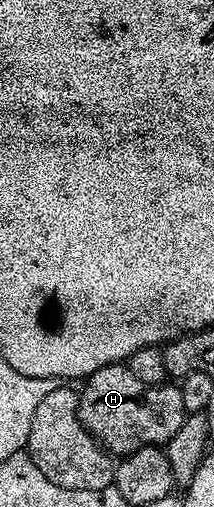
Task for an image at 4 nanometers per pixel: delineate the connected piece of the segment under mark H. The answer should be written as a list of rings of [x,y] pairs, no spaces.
[[[109,363],[104,369],[96,369],[96,373],[92,373],[85,380],[84,386],[86,388],[81,388],[78,397],[78,419],[94,436],[98,446],[114,457],[125,457],[145,447],[162,447],[175,435],[176,429],[180,429],[188,414],[177,385],[149,387],[136,381],[129,366],[122,363]]]

